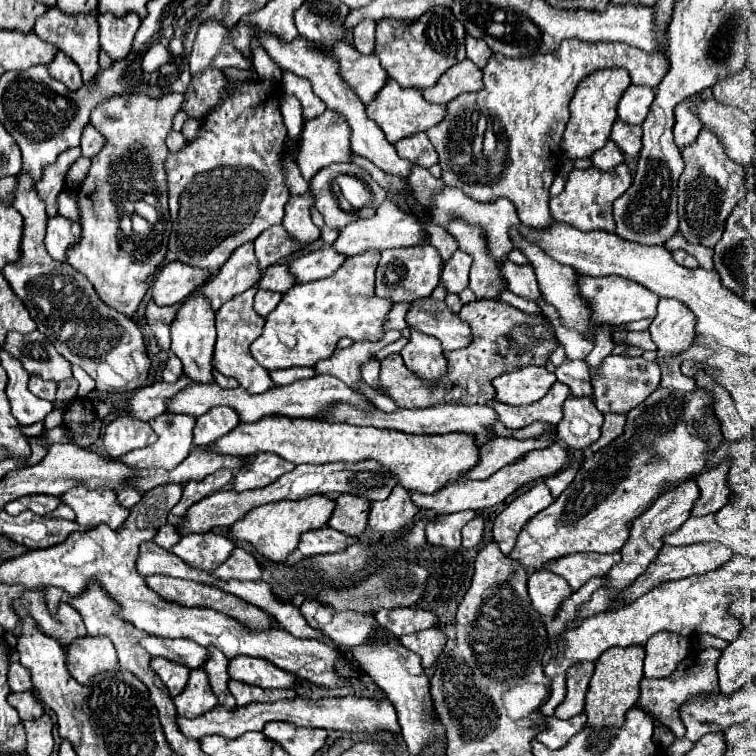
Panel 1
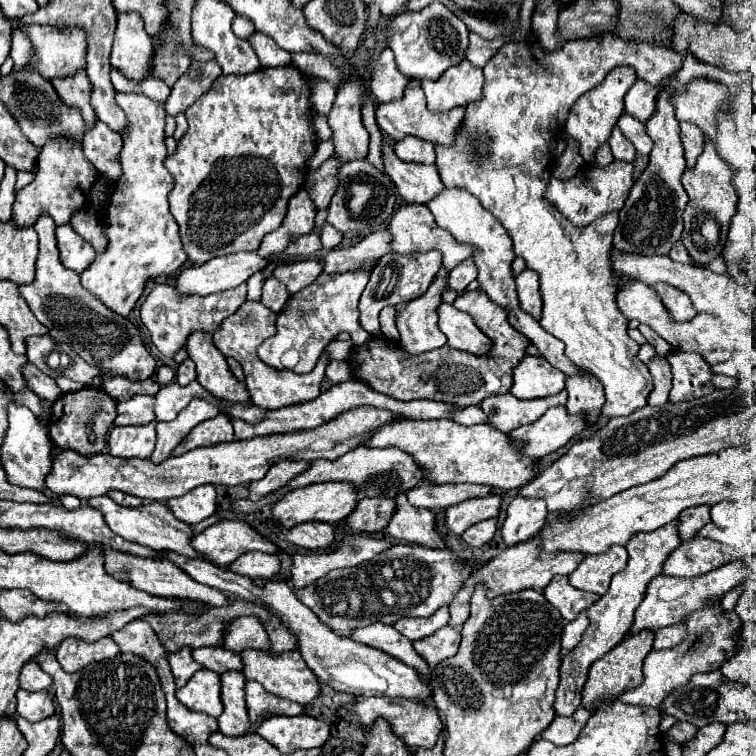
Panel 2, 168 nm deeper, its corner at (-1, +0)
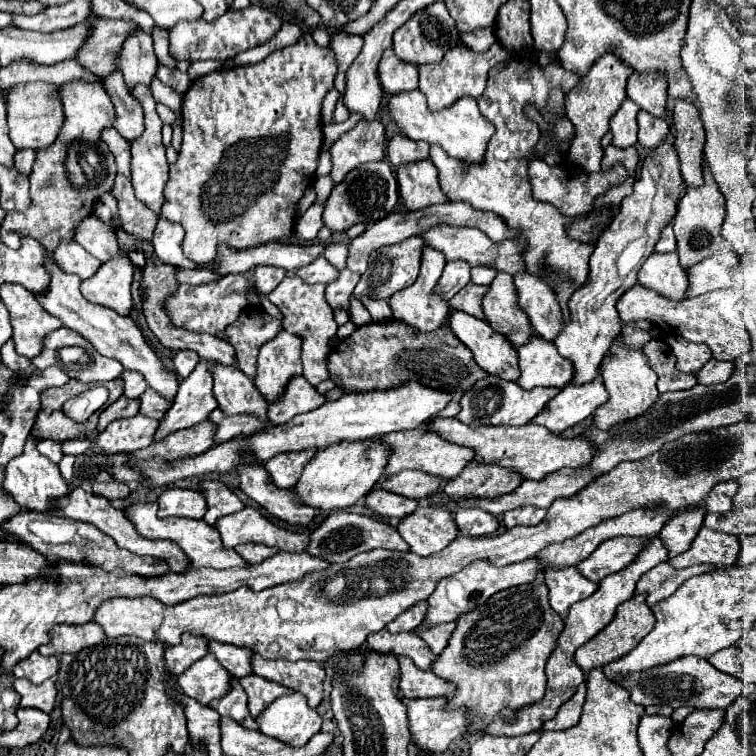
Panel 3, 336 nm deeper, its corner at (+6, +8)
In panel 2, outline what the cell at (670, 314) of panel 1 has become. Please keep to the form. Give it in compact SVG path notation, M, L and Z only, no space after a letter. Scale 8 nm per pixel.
M653 284L651 288L655 288L657 296L665 304L665 308L671 312L673 320L685 322L685 320L691 320L697 314L689 296L683 294L679 288L675 288L671 284Z

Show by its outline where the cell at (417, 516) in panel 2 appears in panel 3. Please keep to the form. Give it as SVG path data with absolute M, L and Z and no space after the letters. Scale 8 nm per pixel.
M432 504L418 506L398 524L396 530L410 544L410 550L420 556L440 552L458 536L452 514Z

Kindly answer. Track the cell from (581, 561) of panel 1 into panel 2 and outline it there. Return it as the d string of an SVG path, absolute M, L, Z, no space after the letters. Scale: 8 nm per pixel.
M615 546L603 552L601 556L585 556L585 560L577 566L573 574L569 574L569 582L587 592L595 592L603 596L609 590L611 578L621 572L627 564L625 546Z

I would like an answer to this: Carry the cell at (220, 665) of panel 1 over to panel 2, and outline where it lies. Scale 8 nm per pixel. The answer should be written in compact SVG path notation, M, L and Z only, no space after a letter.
M241 672L221 674L221 696L223 696L223 714L217 718L219 730L227 736L243 736L251 728L245 704L245 676Z

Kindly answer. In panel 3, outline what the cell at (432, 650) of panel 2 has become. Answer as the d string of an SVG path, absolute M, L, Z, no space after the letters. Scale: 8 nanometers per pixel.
M448 622L448 624L430 626L430 628L424 628L424 626L422 628L416 628L414 634L420 636L430 646L430 650L434 654L440 654L444 650L444 646L446 646L446 642L448 642L448 638L450 638L450 634L452 634L454 628L456 628L456 624L454 622Z

